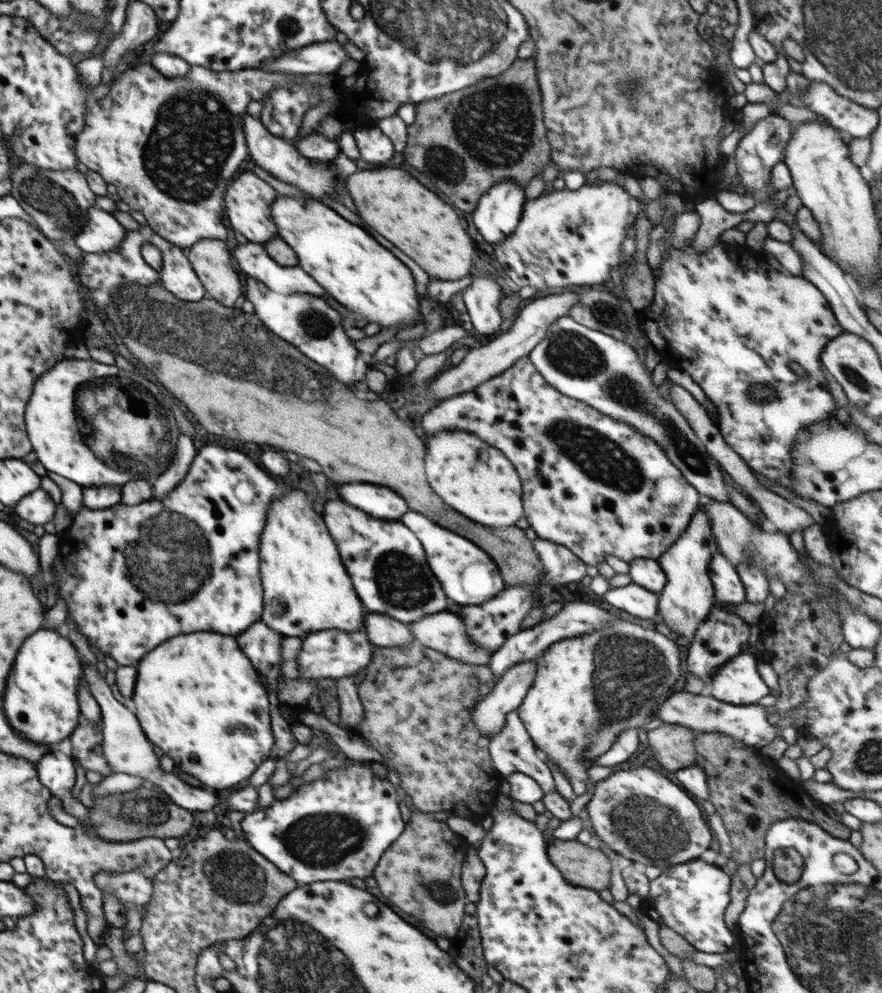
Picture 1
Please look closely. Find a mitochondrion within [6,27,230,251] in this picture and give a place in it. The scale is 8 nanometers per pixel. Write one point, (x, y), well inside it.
(39, 190)

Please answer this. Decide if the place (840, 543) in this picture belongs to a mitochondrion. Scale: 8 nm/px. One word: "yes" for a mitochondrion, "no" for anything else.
no

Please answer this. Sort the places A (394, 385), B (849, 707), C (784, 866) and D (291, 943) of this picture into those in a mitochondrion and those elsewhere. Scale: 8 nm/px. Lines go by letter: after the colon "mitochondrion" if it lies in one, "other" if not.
A: other
B: other
C: mitochondrion
D: mitochondrion

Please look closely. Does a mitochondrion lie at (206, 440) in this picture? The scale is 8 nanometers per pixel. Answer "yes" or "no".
no

